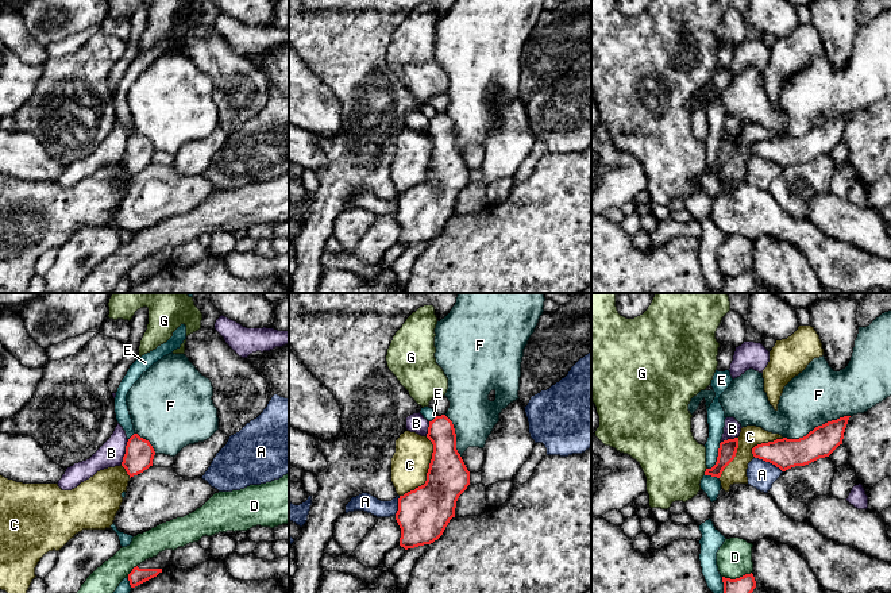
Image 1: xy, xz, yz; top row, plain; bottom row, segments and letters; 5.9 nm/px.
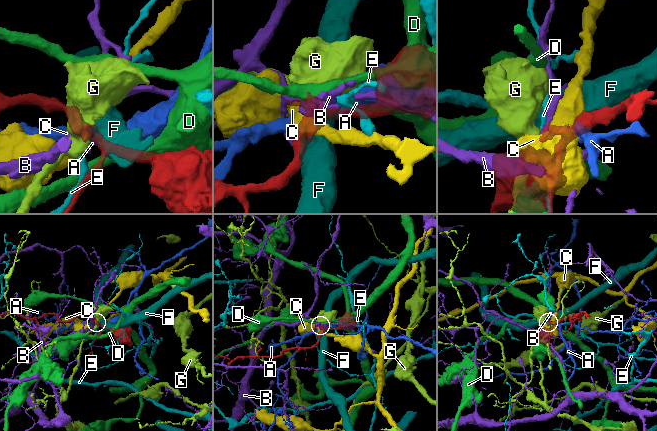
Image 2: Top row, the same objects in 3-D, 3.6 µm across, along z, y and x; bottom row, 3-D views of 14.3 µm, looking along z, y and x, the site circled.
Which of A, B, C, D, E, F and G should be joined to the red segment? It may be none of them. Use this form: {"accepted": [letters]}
{"accepted": []}

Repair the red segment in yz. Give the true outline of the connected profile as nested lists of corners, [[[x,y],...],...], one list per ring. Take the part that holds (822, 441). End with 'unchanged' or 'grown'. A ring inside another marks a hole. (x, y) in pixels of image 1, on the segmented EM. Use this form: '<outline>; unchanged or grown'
[[[850,416],[828,421],[815,427],[799,439],[776,439],[752,448],[755,458],[763,459],[786,471],[795,466],[809,465],[819,458],[829,457],[842,444],[844,432]]]; unchanged

